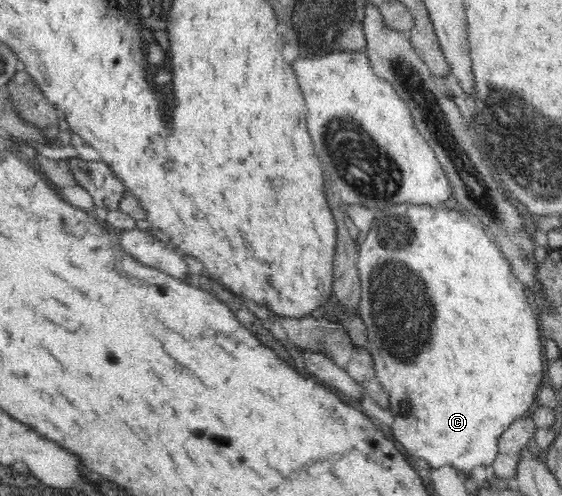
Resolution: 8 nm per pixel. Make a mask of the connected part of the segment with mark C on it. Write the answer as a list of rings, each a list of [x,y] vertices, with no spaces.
[[[402,203],[388,207],[388,213],[384,210],[376,212],[375,221],[368,231],[366,240],[357,245],[356,265],[361,291],[359,311],[364,311],[364,319],[368,325],[367,349],[374,357],[376,378],[389,395],[390,409],[394,415],[394,422],[391,425],[394,440],[400,441],[408,454],[424,460],[428,471],[448,465],[454,467],[456,471],[470,473],[474,467],[492,465],[498,454],[500,435],[508,429],[510,423],[536,406],[536,393],[540,390],[543,379],[546,378],[545,351],[542,349],[540,340],[542,332],[540,332],[538,315],[526,296],[524,284],[514,275],[499,245],[478,222],[464,213],[458,213],[454,209],[444,209],[444,207]]]

